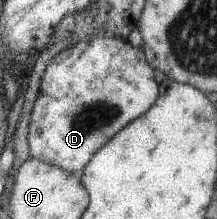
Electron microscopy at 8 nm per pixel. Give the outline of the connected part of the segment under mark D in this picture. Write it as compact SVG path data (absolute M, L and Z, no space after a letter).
M88 36L56 53L46 64L31 109L27 124L28 156L62 170L79 173L93 154L118 130L144 114L157 100L160 86L154 81L153 67L148 66L142 51L130 46L126 39L120 37Z

